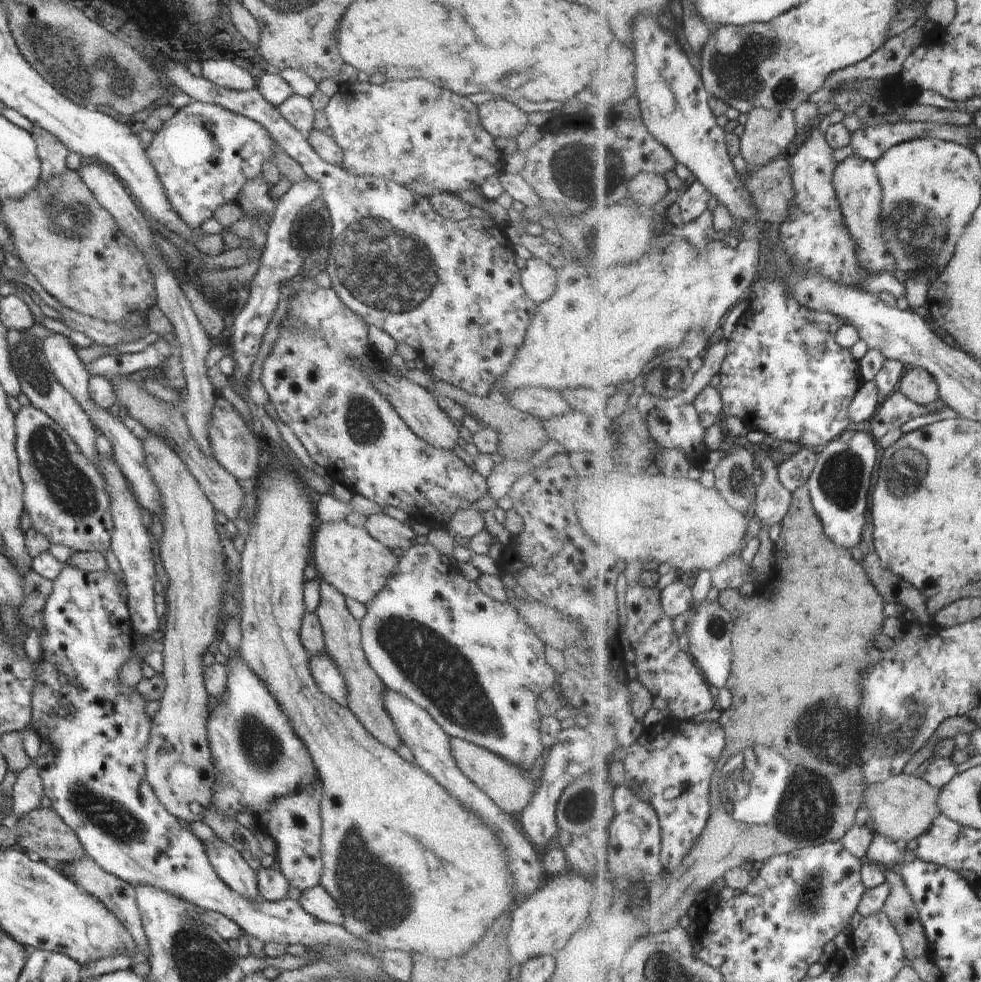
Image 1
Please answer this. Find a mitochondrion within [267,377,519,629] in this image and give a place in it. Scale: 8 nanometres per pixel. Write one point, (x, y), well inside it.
(362, 422)

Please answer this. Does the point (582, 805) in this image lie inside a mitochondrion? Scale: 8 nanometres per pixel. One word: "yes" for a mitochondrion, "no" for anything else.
yes

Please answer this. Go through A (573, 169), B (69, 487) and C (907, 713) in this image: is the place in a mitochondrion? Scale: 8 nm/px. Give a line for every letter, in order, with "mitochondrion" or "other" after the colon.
A: mitochondrion
B: mitochondrion
C: mitochondrion

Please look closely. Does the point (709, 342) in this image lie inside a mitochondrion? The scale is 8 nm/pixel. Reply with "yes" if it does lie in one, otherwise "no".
no

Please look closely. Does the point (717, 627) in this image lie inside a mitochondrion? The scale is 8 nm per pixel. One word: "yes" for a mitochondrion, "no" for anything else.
yes

